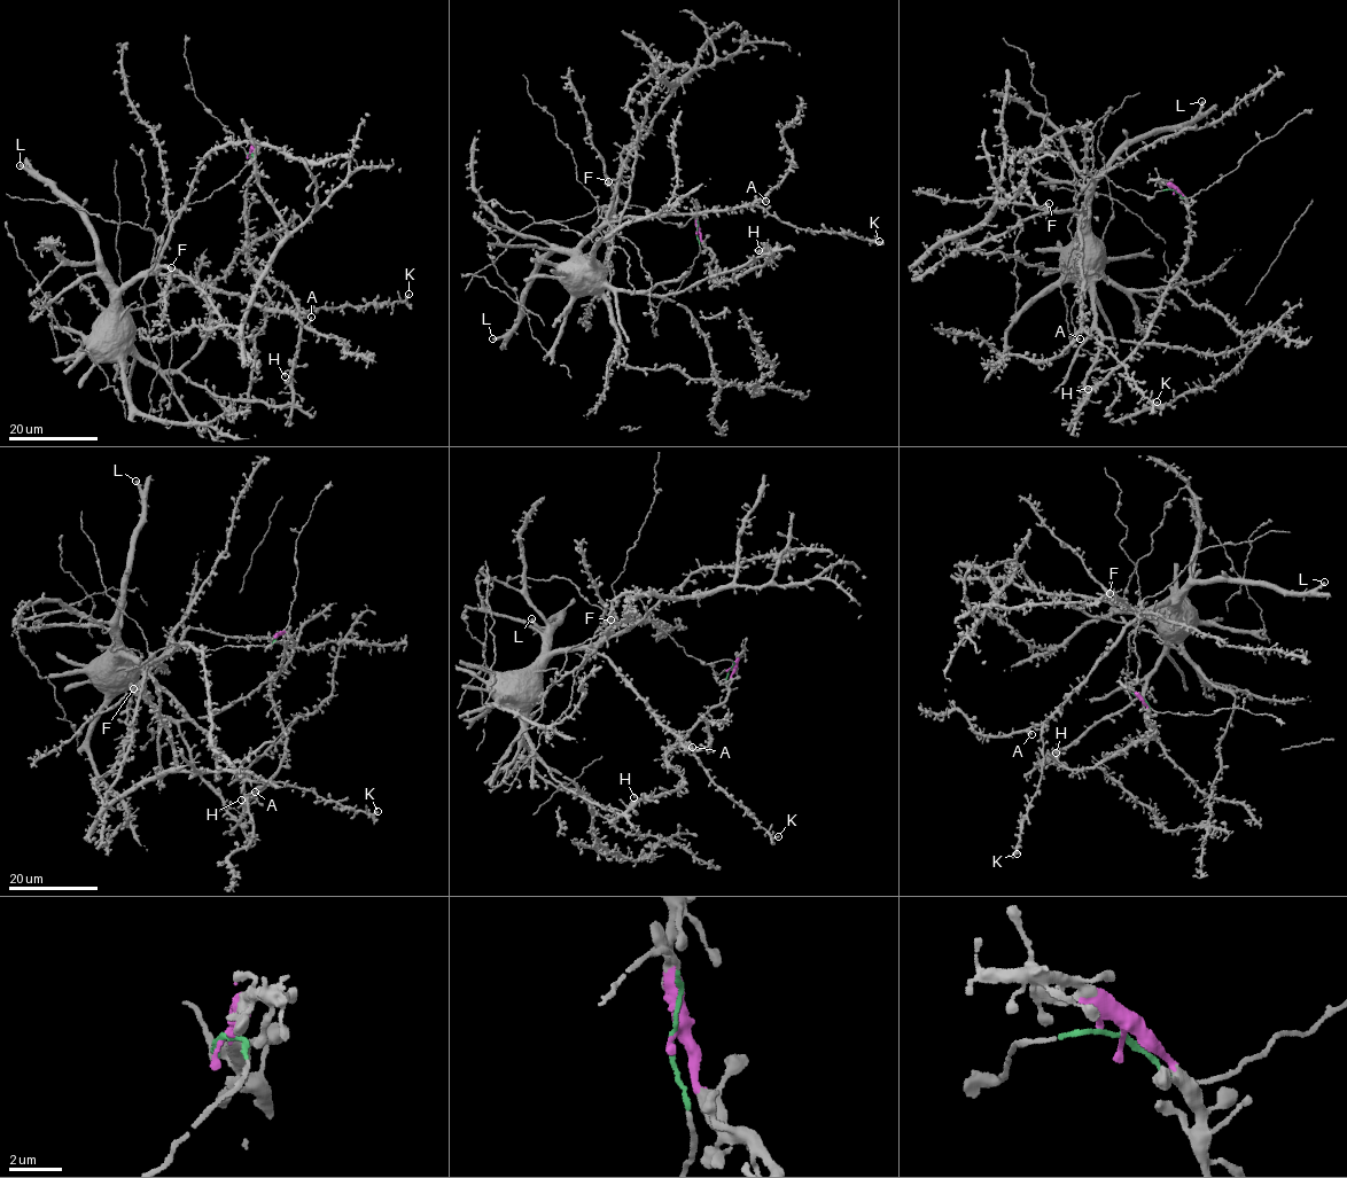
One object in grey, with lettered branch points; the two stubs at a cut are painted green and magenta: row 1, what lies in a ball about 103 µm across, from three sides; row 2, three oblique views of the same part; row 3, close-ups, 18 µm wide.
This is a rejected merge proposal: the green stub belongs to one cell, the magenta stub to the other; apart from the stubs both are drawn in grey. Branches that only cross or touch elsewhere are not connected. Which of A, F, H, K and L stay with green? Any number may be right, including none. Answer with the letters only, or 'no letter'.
A, F, K, L

